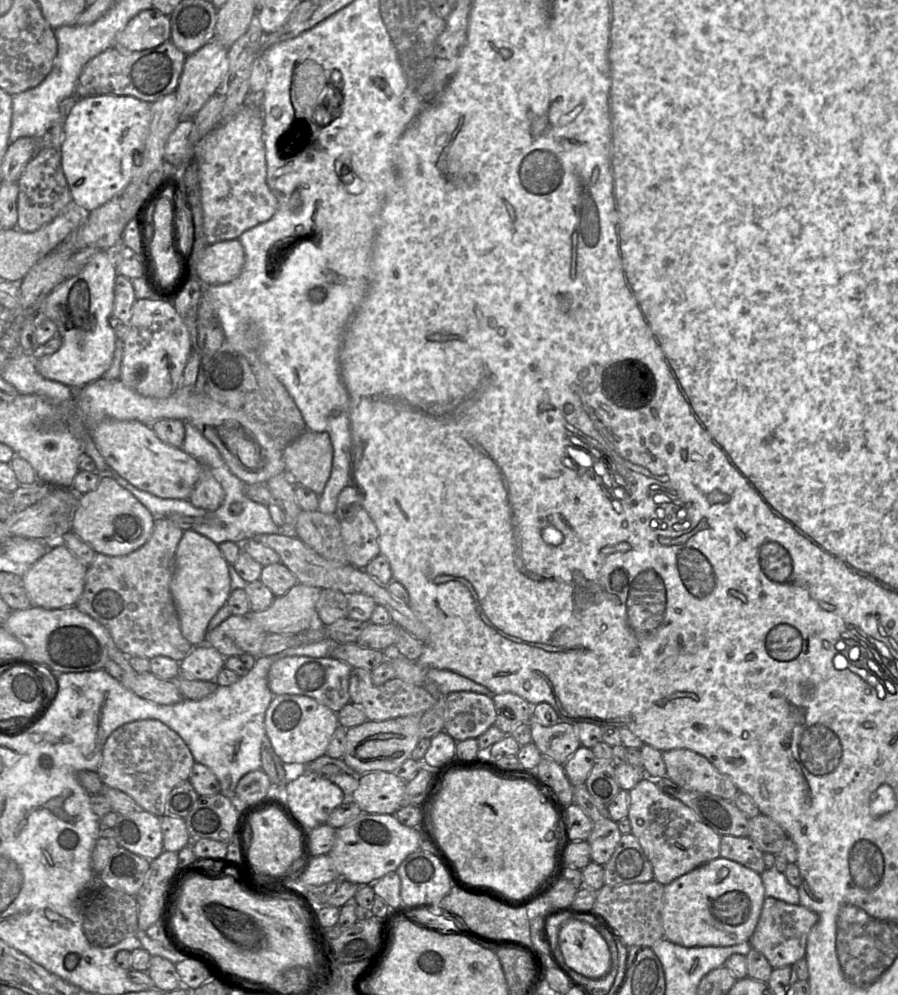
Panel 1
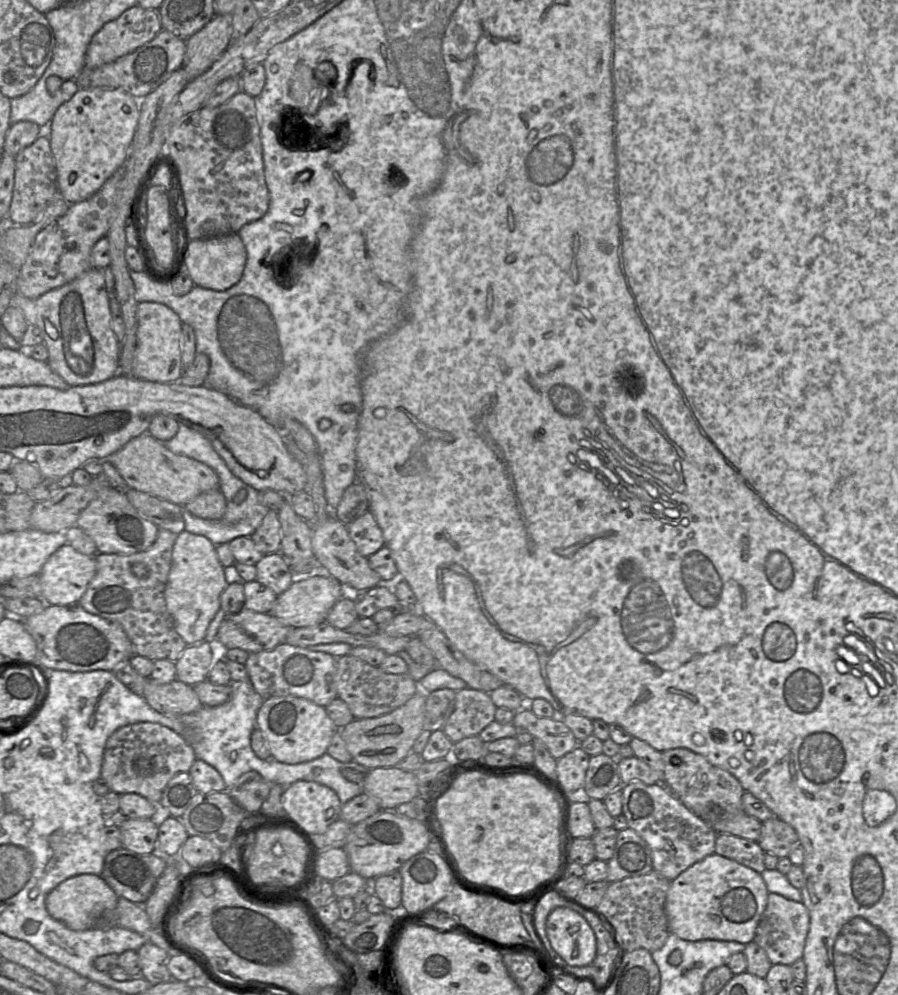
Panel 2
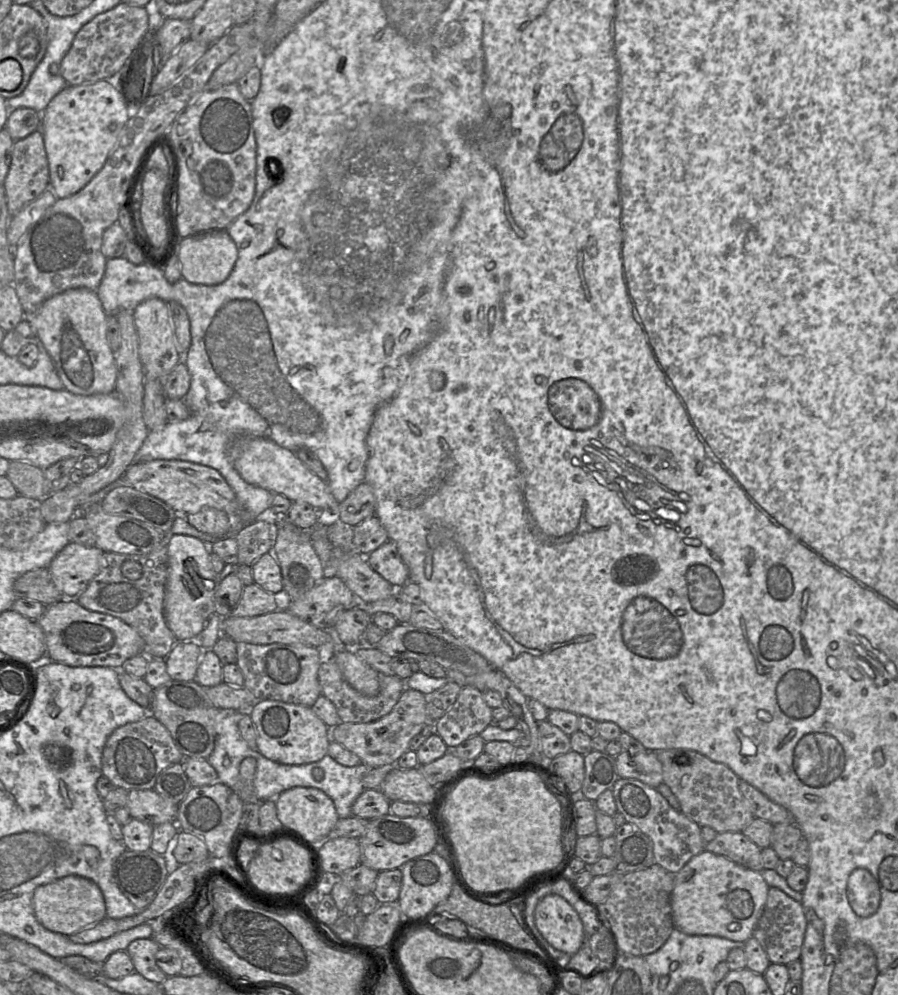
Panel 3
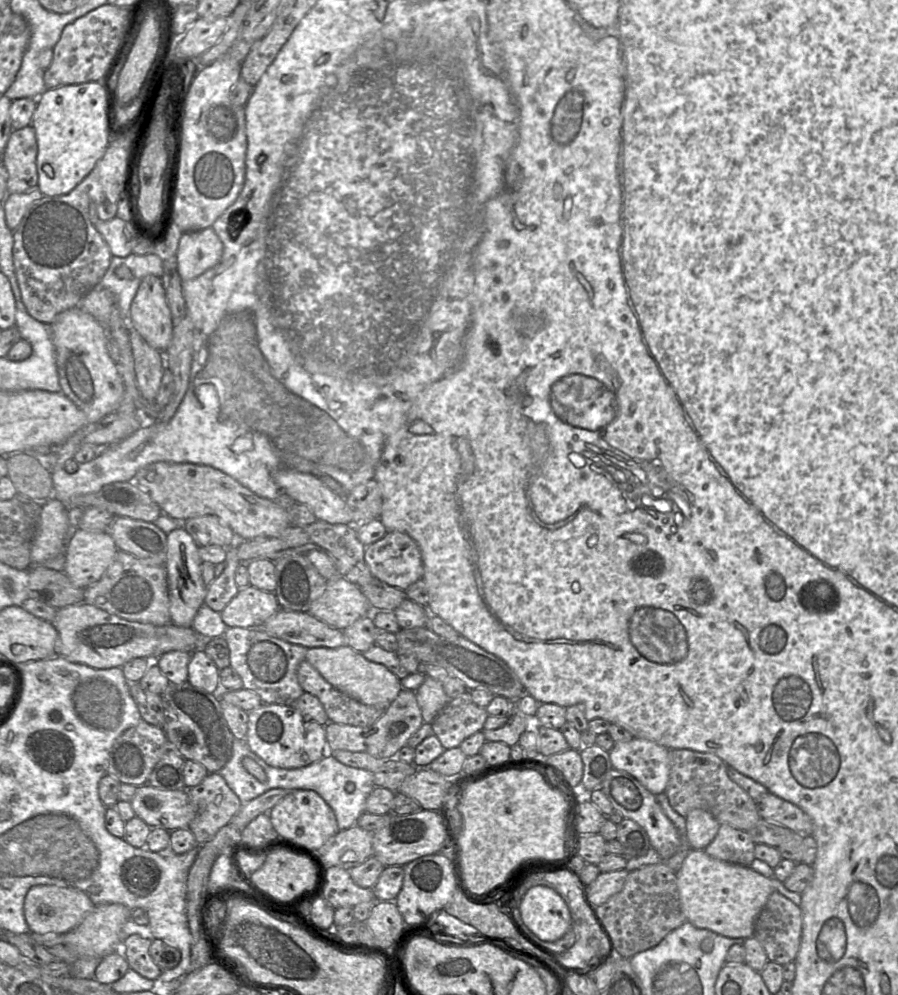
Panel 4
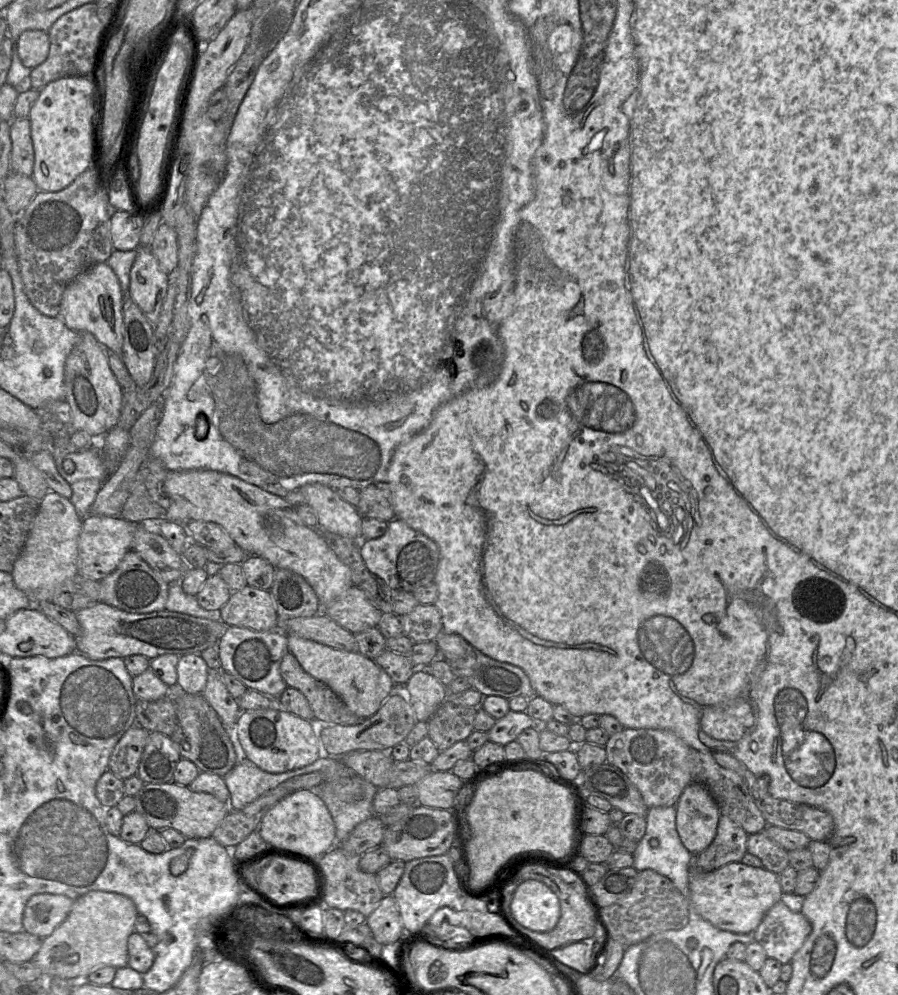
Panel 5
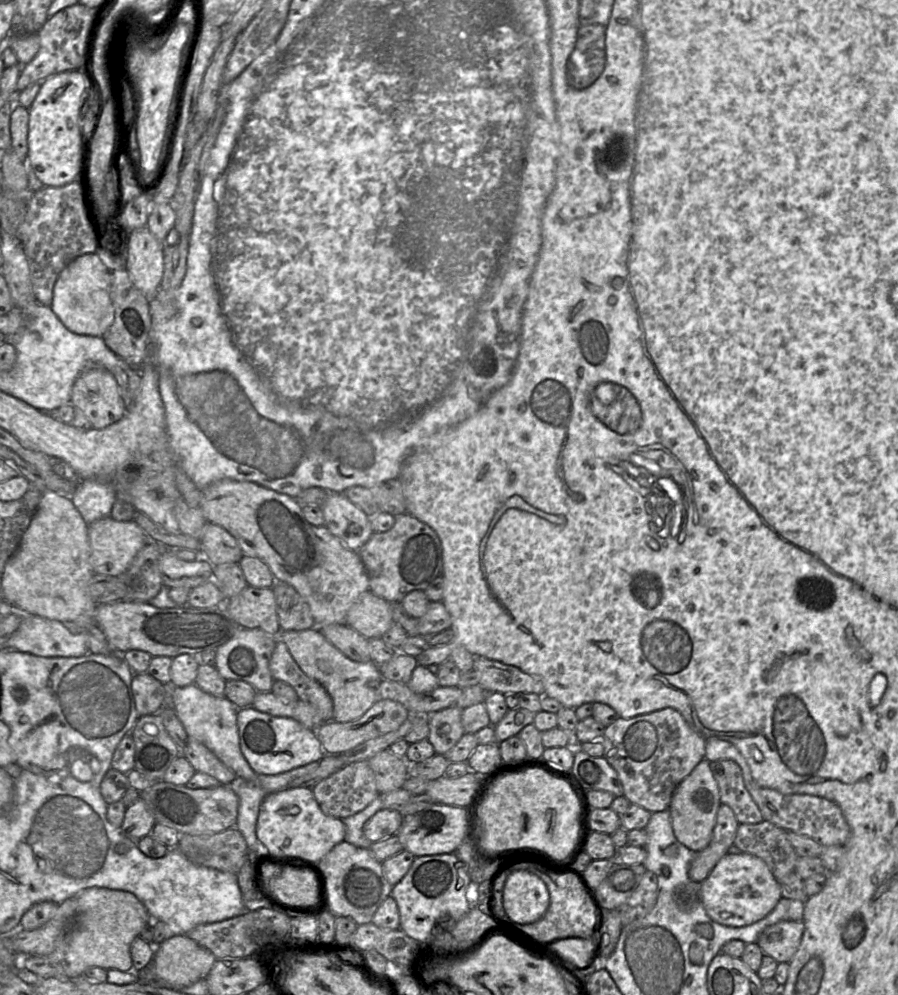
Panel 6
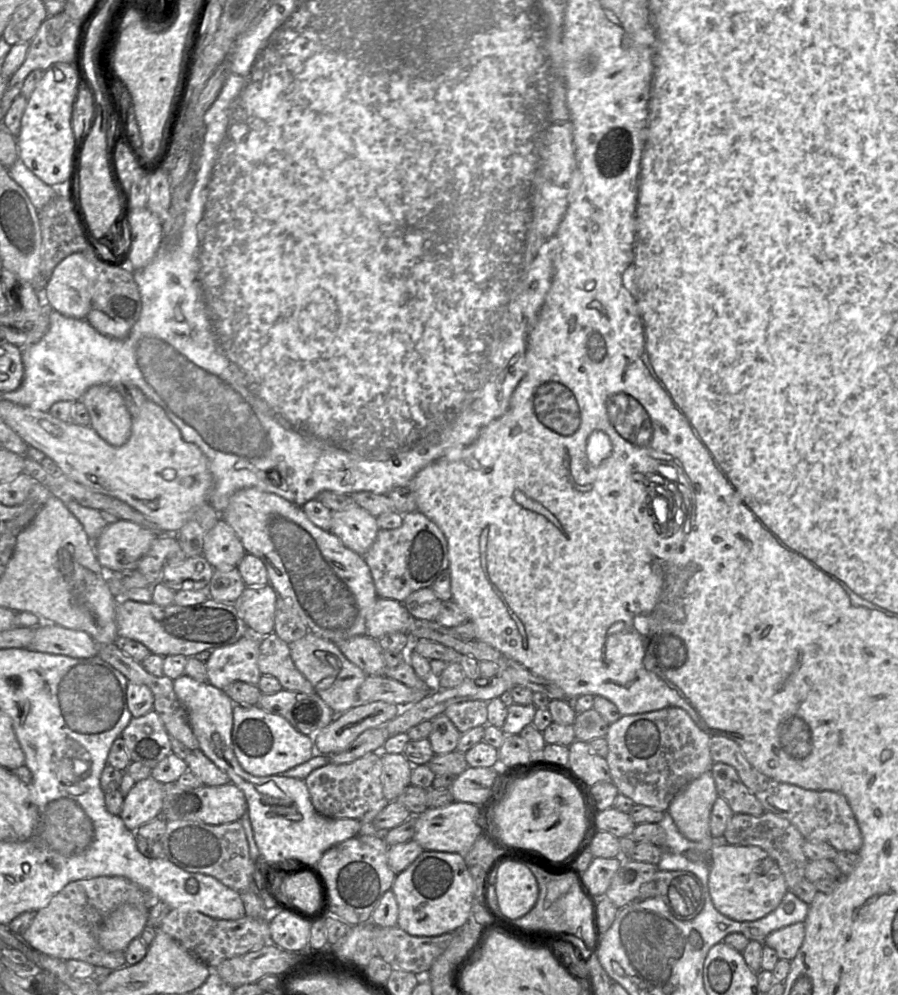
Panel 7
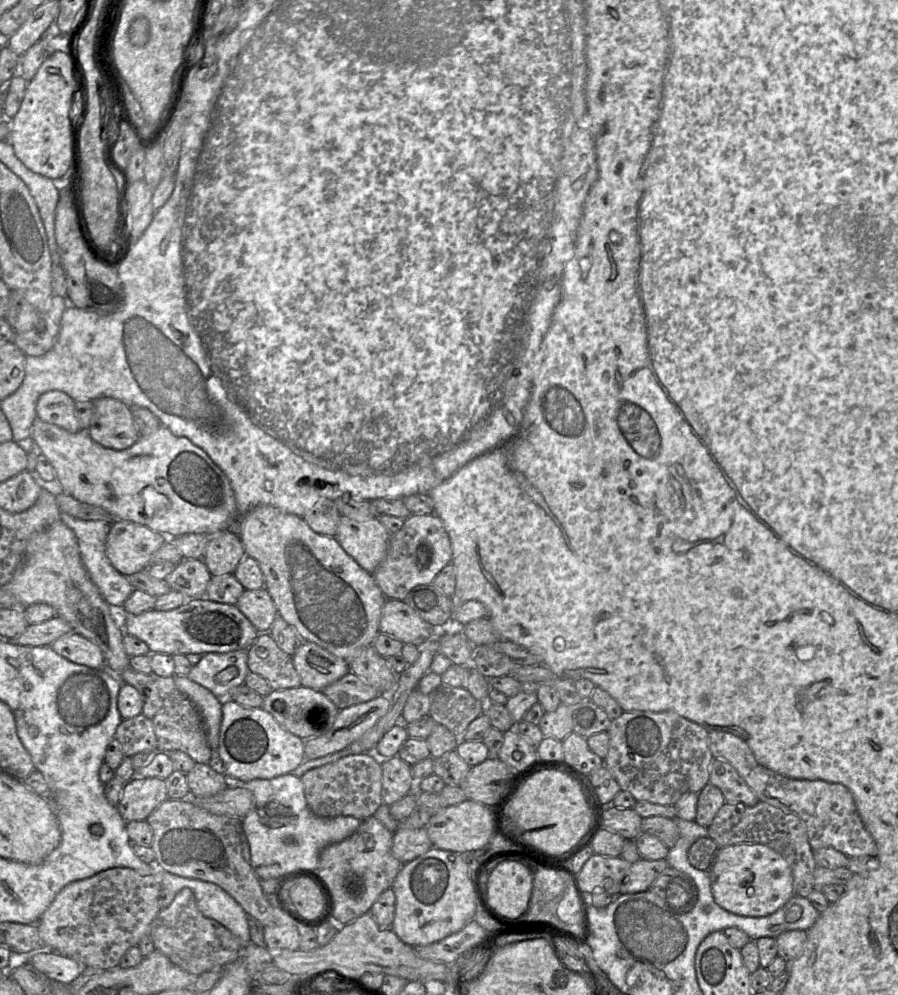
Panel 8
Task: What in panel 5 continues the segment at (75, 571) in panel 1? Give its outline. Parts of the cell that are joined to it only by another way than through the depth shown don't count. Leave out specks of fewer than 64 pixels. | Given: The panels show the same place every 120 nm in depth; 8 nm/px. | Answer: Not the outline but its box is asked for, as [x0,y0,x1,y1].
[78,513,138,581]

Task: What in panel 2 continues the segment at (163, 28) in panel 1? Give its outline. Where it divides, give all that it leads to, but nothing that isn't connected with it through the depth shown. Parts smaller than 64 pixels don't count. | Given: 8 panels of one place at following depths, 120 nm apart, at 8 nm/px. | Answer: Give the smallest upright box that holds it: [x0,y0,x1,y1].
[85,5,161,68]

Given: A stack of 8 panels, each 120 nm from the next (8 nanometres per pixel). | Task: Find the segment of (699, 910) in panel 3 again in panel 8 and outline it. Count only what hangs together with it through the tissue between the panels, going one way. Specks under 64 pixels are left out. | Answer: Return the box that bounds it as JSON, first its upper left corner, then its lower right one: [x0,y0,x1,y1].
[709,843,795,916]

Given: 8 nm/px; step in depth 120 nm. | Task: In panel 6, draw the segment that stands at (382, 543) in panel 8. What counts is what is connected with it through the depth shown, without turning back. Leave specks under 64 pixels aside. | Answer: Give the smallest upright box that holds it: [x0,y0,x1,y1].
[321,492,373,551]

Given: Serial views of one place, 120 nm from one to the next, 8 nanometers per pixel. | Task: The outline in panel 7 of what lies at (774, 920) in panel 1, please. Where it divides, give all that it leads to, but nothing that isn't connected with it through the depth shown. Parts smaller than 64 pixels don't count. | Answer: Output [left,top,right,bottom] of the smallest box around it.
[764,922,804,961]

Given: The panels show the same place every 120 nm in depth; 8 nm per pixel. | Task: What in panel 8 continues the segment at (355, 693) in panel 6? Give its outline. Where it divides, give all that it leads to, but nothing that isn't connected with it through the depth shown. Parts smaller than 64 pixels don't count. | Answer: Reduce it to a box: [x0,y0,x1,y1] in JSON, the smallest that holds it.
[292,641,350,691]

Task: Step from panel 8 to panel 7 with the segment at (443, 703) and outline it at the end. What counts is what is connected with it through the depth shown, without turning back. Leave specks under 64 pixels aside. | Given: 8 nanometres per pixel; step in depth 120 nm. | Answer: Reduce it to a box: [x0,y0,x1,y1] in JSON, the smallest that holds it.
[444,700,487,734]

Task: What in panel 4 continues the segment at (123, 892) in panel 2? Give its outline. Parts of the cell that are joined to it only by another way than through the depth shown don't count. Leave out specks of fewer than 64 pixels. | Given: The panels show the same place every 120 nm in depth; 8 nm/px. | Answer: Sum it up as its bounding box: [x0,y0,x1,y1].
[121,857,160,896]

